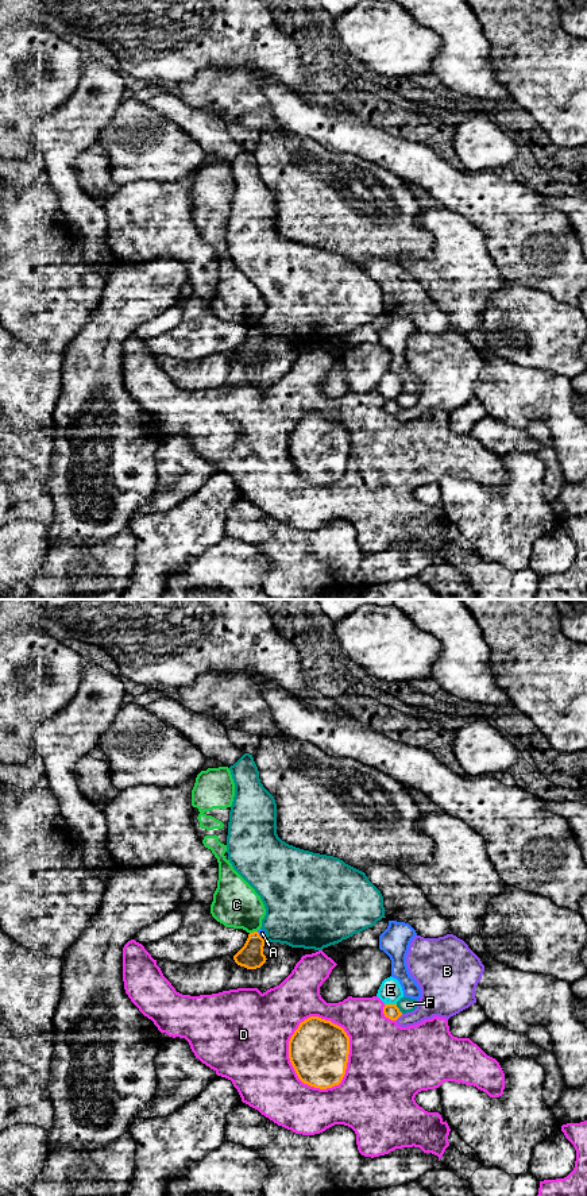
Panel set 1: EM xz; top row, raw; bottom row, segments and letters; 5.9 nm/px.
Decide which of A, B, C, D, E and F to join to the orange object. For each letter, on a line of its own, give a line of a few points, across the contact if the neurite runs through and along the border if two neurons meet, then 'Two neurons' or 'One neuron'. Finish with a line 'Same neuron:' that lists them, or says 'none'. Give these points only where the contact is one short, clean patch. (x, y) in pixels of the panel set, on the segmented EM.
A: Line: xz (257, 932), (265, 940). Two neurons
B: Line: xz (402, 1014), (396, 1021). Two neurons
C: Line: xz (257, 930), (250, 933). Two neurons
D: Two neurons
E: Line: xz (385, 1003), (396, 1004). Two neurons
F: Two neurons
Same neuron: none

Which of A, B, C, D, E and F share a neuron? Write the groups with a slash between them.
A / B E / C / D / F

